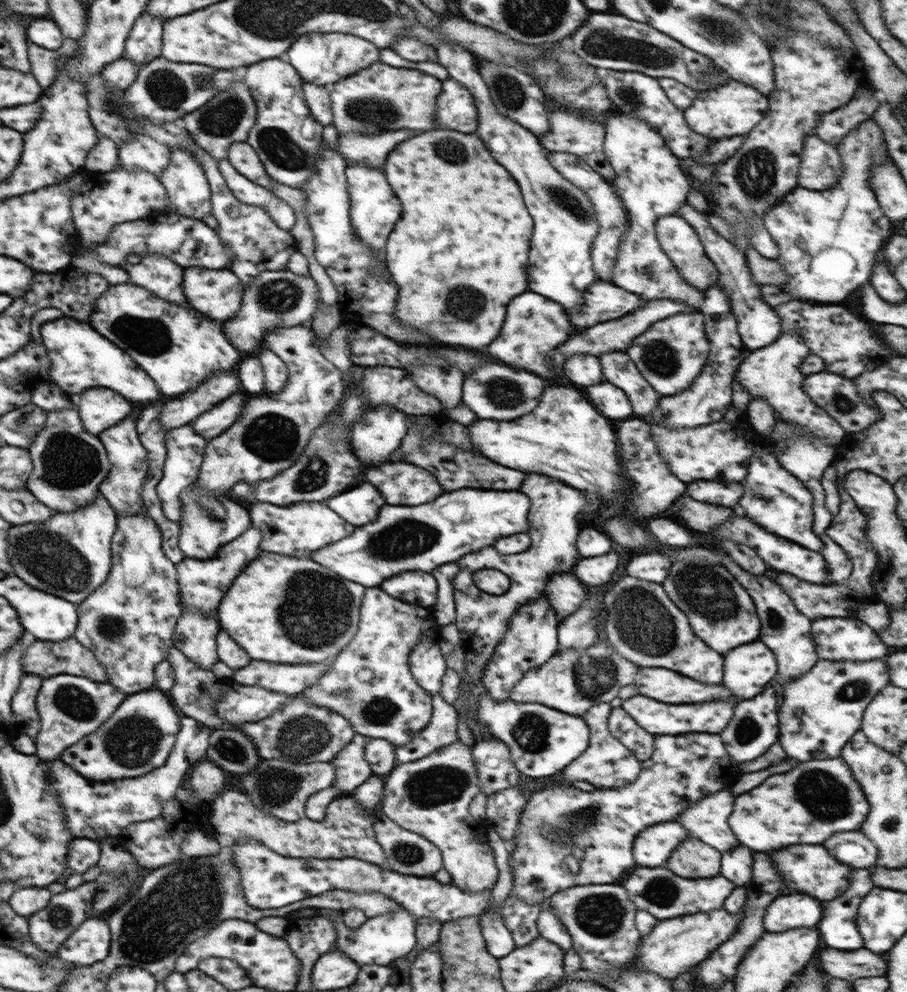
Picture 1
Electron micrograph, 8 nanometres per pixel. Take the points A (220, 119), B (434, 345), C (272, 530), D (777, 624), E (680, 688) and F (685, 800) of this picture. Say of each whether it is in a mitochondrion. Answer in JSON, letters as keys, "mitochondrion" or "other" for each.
{"A":"mitochondrion","B":"other","C":"other","D":"mitochondrion","E":"other","F":"other"}

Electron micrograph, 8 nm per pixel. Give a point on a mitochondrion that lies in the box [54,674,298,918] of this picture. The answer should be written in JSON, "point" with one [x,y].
{"point":[134,741]}

